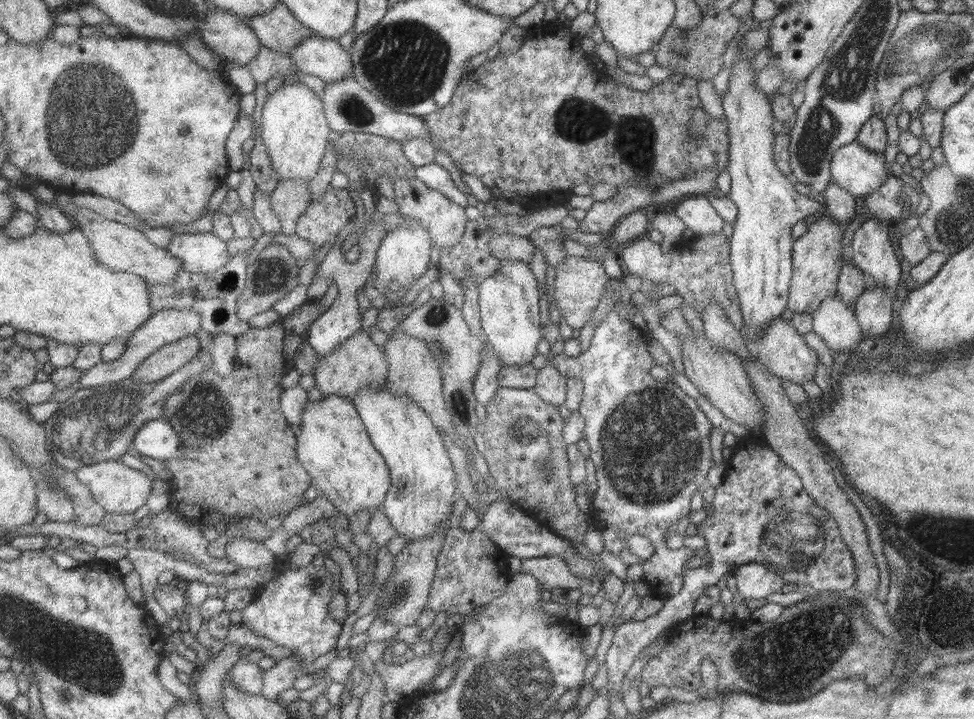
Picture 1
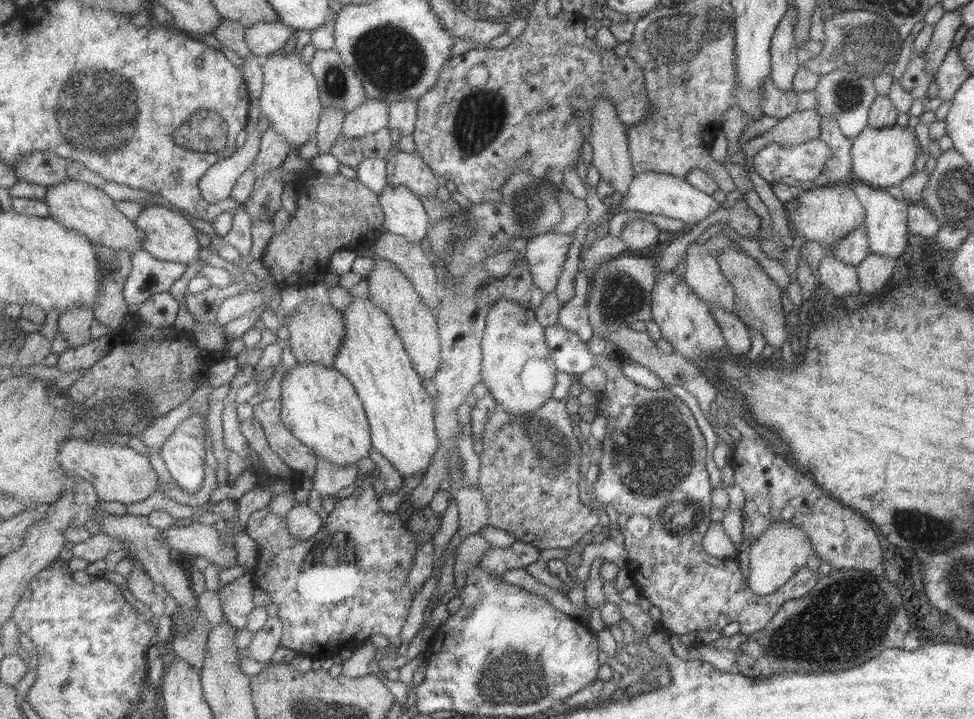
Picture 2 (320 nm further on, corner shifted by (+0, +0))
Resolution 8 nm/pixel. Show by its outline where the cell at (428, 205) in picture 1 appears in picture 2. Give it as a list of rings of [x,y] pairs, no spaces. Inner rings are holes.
[[[399,151],[388,160],[388,179],[395,186],[405,185],[421,197],[433,197],[437,181],[433,170],[415,151]]]

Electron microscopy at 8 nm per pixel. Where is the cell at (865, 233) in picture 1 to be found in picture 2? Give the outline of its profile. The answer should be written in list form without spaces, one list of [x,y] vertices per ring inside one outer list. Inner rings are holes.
[[[861,181],[852,182],[850,186],[865,211],[863,227],[867,242],[869,242],[870,251],[881,256],[897,258],[903,252],[909,237],[906,223],[907,202],[903,199],[895,199],[881,187],[874,187]]]

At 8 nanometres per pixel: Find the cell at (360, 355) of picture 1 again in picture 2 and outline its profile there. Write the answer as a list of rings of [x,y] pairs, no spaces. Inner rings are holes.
[[[307,301],[292,314],[287,326],[290,333],[289,345],[296,354],[299,363],[318,362],[328,367],[334,366],[338,348],[346,333],[346,322],[343,313],[335,306]]]

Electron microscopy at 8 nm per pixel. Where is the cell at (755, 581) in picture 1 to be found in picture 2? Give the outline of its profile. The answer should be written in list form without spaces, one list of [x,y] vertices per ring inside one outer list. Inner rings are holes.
[[[785,521],[770,522],[759,536],[750,540],[748,588],[759,596],[775,592],[776,588],[785,584],[799,568],[806,565],[805,561],[811,554],[813,549],[810,540],[801,527]]]

